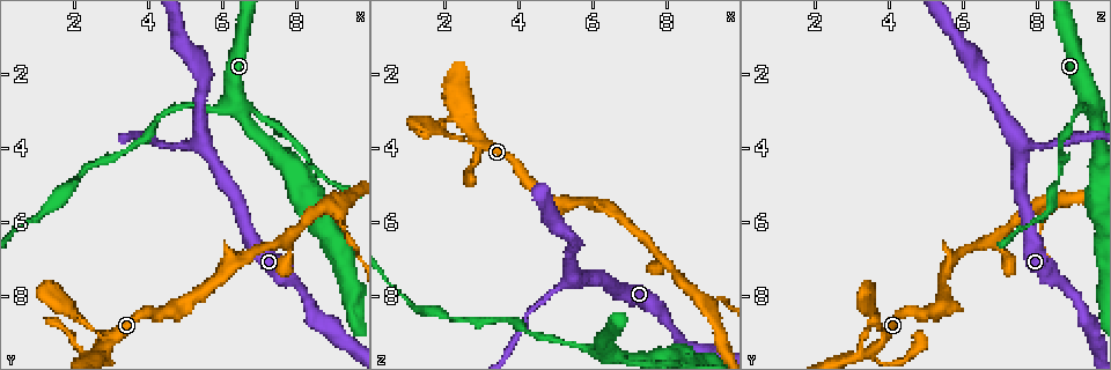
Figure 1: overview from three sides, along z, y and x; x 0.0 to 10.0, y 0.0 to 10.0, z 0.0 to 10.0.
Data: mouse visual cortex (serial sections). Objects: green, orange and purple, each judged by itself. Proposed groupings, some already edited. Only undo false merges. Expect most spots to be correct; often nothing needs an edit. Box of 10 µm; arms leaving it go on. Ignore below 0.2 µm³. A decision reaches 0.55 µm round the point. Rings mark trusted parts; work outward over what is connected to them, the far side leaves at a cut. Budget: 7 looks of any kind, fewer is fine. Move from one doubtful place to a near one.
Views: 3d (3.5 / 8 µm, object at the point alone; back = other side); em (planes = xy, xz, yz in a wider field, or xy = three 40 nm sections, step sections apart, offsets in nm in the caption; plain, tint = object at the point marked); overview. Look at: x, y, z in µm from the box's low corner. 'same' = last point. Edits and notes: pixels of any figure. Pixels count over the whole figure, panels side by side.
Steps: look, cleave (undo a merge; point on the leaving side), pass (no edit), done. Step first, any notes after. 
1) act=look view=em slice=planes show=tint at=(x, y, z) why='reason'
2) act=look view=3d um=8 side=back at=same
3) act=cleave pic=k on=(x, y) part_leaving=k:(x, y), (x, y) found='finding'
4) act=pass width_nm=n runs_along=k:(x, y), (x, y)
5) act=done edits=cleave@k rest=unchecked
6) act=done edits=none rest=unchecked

act=look view=em slice=xy step=1 show=tint at=(8.80, 5.50, 8.00) why='branch point'

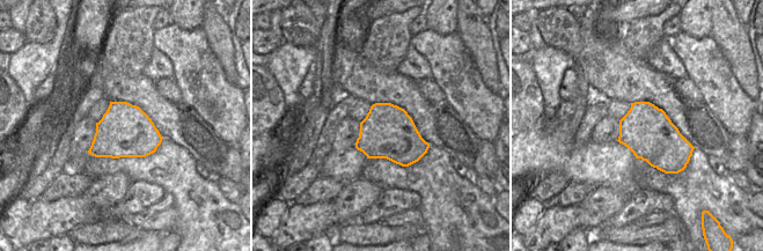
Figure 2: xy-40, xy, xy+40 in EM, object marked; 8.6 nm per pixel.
act=look view=3d um=3.5 at=same why='see where the arms go'

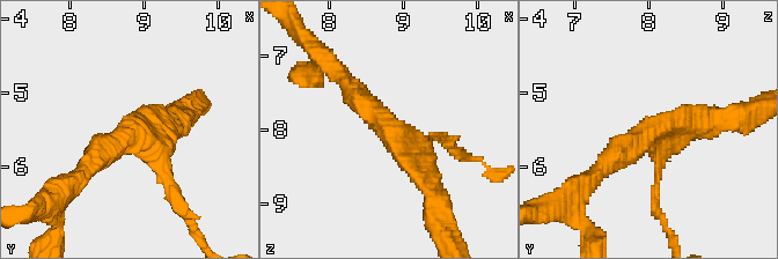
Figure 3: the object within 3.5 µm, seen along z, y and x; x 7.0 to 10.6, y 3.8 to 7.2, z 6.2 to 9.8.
act=pass runs_along=3:(346, 83), (432, 190) found='one cell here'

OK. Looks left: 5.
act=look view=3d um=3.5 side=back at=(5.45, 3.90, 7.55) why='a fork'

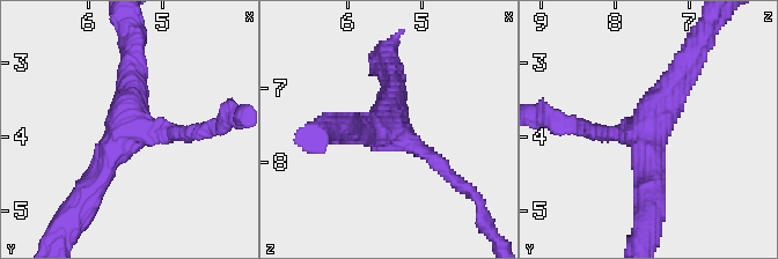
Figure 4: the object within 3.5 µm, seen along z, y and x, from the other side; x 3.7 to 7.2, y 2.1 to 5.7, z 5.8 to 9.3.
act=look view=em slice=xy step=5 show=tint at=(5.45, 3.90, 7.55) arms=3 arm_widths_nm=200,350,400

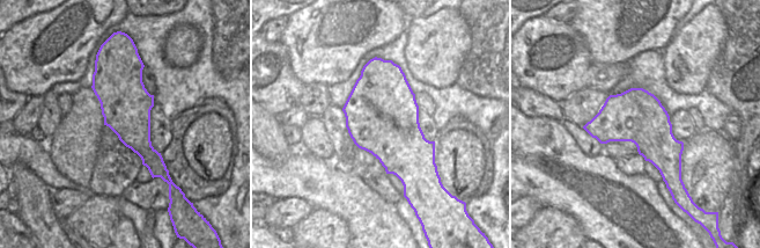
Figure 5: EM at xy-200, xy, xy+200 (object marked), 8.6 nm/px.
act=pass width_nm=650 runs_along=4:(87, 194), (126, 130), (133, 63) found='continuous, no second cell'

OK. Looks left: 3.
act=look view=3d um=8 at=(5.60, 2.90, 9.45) why='thick turns thin'

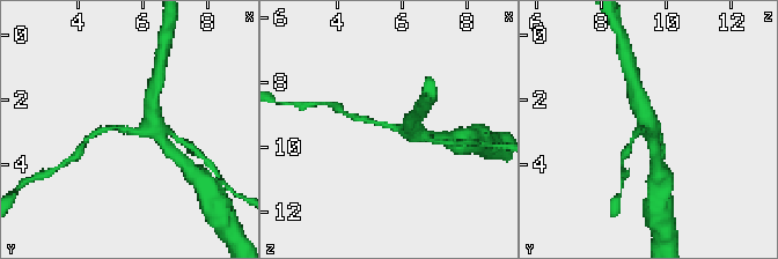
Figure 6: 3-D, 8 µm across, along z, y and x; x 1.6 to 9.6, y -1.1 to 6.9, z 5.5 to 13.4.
act=look view=em slice=xy step=3 show=tint at=same arm_widths_nm=200,500 why='now the EM'

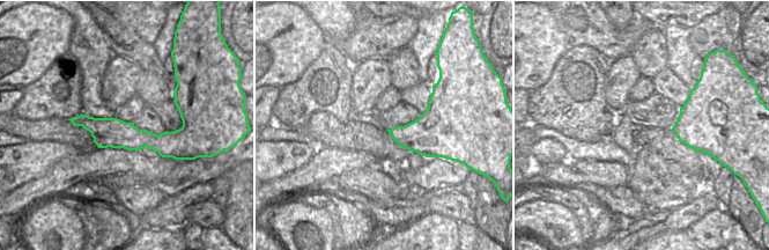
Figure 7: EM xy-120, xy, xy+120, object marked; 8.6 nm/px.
act=pass runs_along=6:(152, 116), (142, 131), (109, 127), (97, 132) found='all the same cell'

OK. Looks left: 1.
act=done edits=none rest=unchecked

